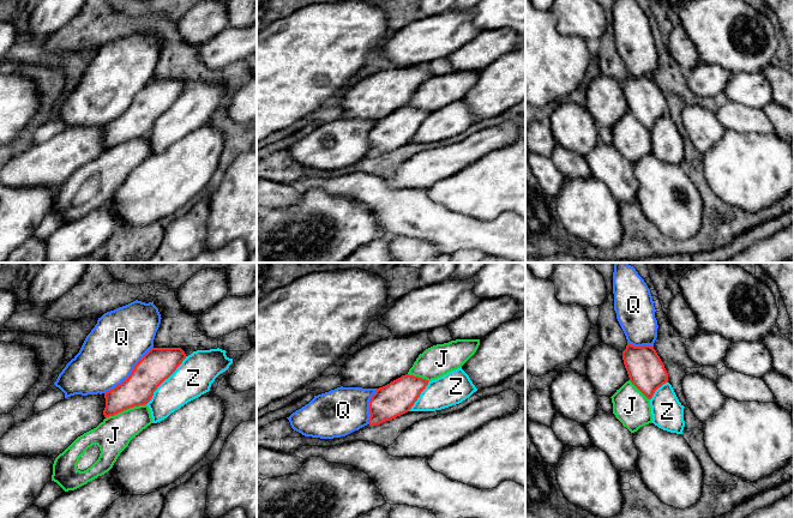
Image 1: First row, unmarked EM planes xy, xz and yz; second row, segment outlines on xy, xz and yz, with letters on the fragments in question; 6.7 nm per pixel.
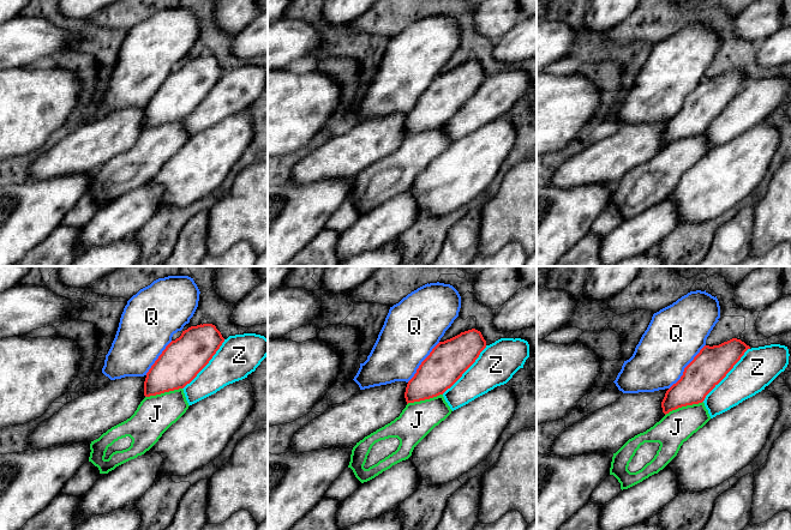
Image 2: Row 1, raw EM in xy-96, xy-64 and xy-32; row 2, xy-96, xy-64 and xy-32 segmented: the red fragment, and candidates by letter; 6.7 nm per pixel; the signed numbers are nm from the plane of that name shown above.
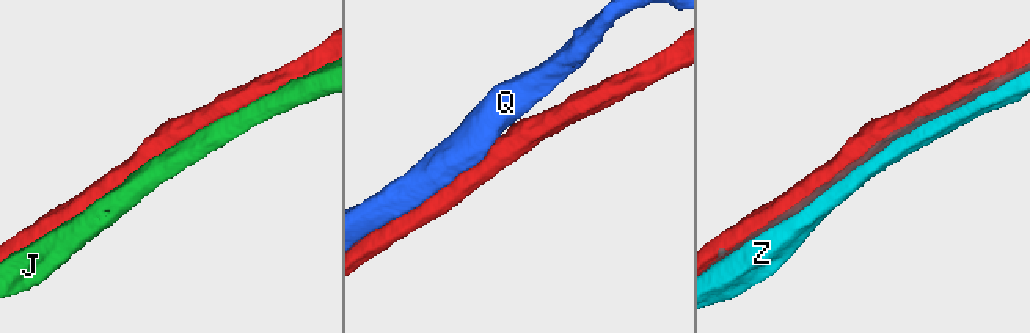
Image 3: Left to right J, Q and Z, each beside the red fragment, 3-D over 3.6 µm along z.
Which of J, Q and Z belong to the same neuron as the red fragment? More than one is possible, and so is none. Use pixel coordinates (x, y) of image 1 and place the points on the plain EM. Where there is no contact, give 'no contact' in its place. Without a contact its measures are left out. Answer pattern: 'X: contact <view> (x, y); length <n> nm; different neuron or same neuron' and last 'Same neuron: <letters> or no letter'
J: contact xy (125, 140); length 300 nm; same neuron
Q: contact xy (131, 104); length 460 nm; different neuron
Z: contact xy (164, 110); length 420 nm; different neuron
Same neuron: J

